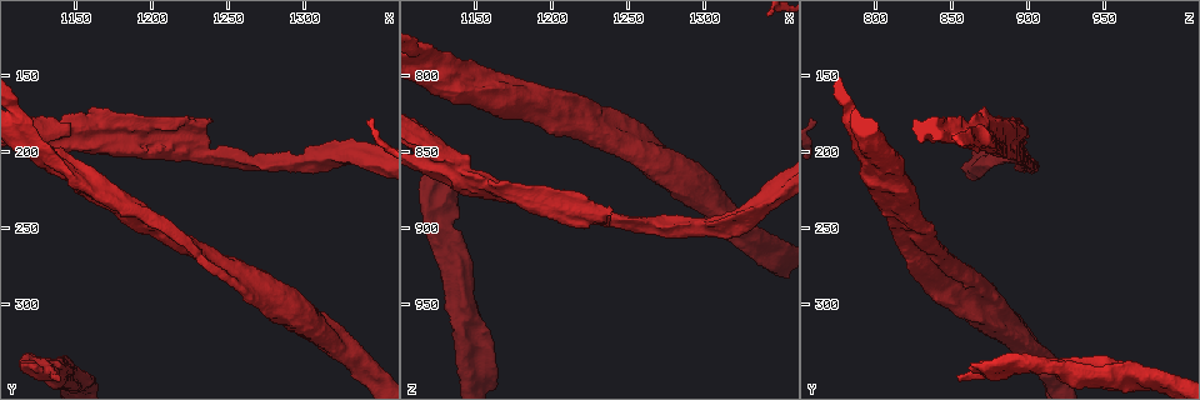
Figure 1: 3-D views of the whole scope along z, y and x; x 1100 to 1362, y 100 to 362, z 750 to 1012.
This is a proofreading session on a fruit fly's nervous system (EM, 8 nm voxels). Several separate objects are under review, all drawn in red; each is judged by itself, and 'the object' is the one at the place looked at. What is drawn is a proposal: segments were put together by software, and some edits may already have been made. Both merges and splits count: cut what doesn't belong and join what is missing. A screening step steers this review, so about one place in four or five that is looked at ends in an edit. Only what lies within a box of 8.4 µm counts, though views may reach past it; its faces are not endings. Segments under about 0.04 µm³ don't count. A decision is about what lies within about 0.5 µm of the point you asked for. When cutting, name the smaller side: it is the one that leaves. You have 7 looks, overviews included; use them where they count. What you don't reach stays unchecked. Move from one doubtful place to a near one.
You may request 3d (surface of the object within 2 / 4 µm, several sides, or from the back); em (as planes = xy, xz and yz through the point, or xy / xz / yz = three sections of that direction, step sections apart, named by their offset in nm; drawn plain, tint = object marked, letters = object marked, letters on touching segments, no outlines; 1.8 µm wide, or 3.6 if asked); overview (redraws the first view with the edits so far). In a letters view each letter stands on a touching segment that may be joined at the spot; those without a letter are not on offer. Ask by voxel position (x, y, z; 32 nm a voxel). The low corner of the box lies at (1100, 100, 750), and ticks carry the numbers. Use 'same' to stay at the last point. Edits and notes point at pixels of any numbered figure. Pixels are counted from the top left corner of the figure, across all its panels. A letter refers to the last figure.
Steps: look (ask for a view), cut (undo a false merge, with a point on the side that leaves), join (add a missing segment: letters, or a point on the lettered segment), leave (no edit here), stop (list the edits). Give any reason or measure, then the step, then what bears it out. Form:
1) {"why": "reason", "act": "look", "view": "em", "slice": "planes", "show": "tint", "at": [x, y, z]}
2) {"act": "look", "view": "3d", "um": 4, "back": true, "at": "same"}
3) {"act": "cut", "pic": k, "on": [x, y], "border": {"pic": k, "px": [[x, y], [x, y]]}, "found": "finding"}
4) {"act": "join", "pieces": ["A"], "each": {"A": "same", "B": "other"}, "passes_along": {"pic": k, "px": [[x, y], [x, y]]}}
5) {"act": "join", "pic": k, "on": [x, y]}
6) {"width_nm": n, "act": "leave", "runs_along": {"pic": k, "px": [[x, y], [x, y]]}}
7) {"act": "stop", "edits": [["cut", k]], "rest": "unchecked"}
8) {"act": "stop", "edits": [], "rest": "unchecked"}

{"why": "closes a loop", "act": "look", "view": "em", "um": 3.6, "slice": "planes", "show": "letters", "at": [1260, 292, 836]}

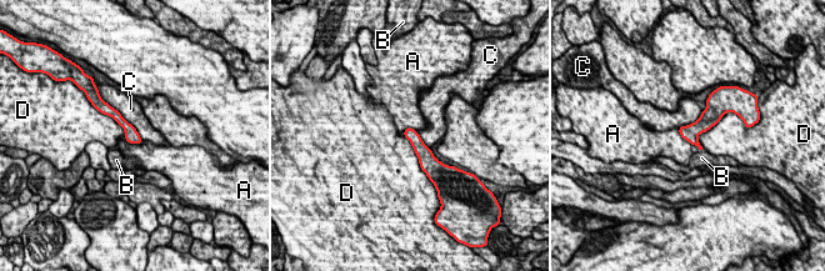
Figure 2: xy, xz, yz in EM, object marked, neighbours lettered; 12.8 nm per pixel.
{"act": "leave", "each": {"A": "other", "B": "other", "C": "other", "D": "other"}, "runs_along": {"pic": 2, "px": [[108, 109], [138, 140]]}, "found": "all the same cell"}

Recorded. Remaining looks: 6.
{"why": "thick end", "act": "look", "view": "3d", "um": 2, "at": [1210, 254, 812]}

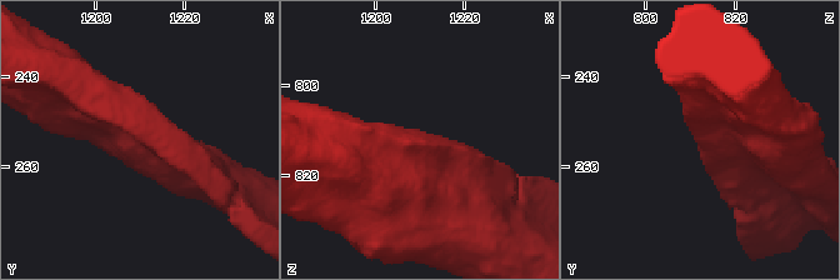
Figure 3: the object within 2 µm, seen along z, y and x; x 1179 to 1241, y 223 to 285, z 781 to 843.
{"why": "need the tissue", "act": "look", "view": "em", "slice": "planes", "show": "plain", "at": [1212, 254, 811]}

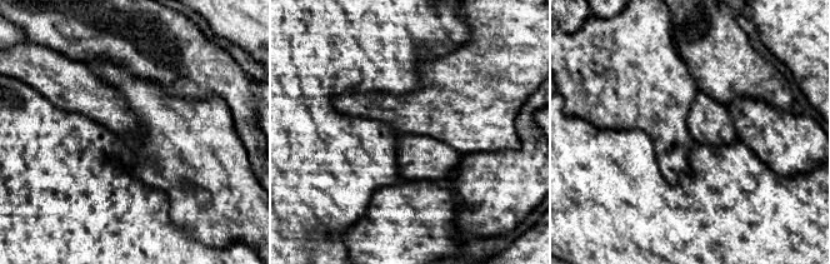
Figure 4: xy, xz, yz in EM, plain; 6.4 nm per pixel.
{"act": "look", "view": "em", "slice": "planes", "show": "letters", "at": "same"}

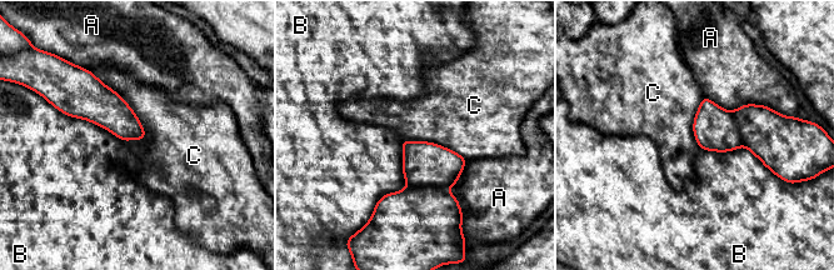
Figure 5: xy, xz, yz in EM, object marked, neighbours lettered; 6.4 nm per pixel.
{"act": "leave", "each": {"A": "other", "B": "other", "C": "other"}, "border": {"pic": 5, "px": [[90, 71], [133, 110], [143, 140]]}, "found": "no lettered segment goes on from it"}

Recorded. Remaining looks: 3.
{"why": "arms part here", "act": "look", "view": "em", "slice": "planes", "show": "letters", "at": [1134, 206, 806]}

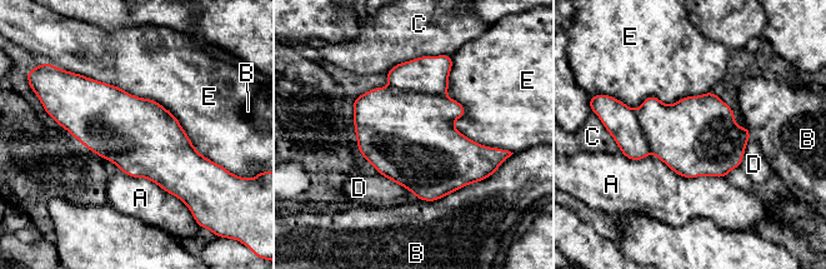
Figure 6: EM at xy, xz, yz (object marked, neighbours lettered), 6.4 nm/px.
{"act": "leave", "each": {"A": "other", "B": "other", "C": "other", "D": "other", "E": "other"}, "border": {"pic": 6, "px": [[78, 73], [160, 103], [218, 164]]}, "found": "all the same cell"}

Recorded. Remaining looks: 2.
{"act": "stop", "edits": [], "rest": "unchecked"}

